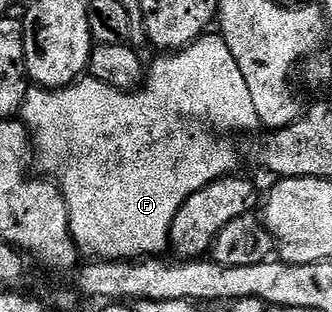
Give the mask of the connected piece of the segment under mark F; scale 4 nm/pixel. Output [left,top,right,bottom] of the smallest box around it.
[21,34,259,261]

